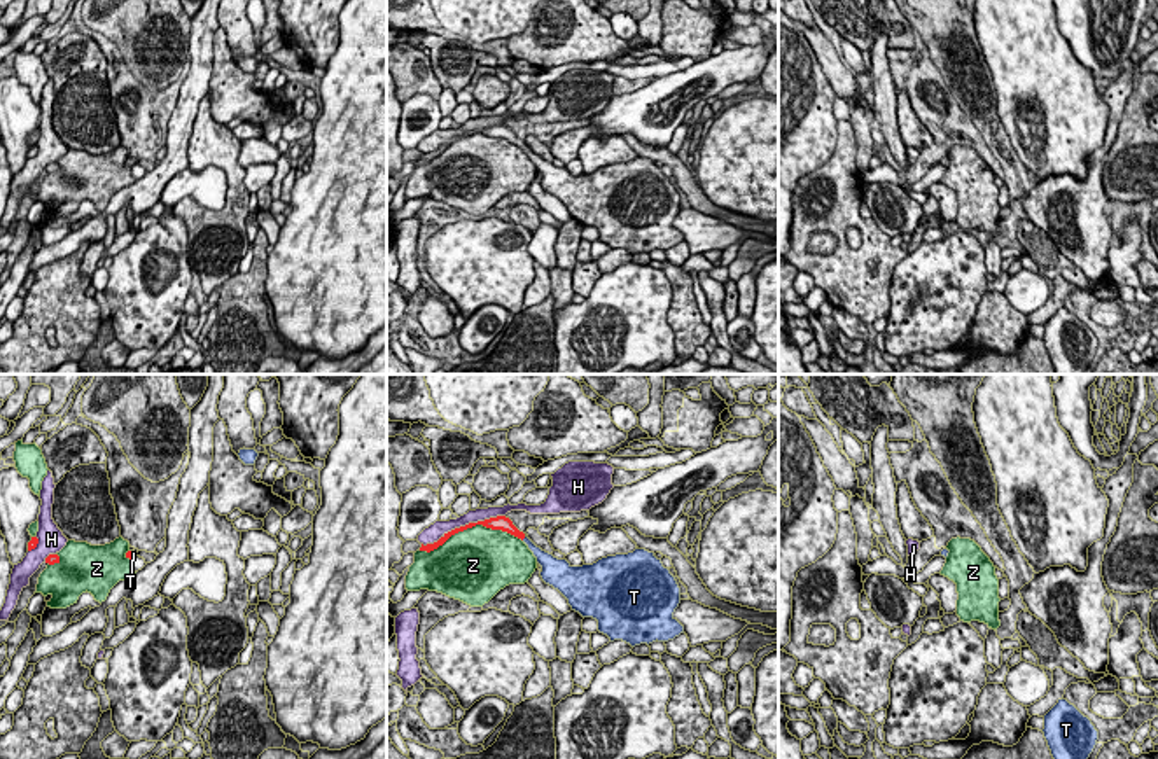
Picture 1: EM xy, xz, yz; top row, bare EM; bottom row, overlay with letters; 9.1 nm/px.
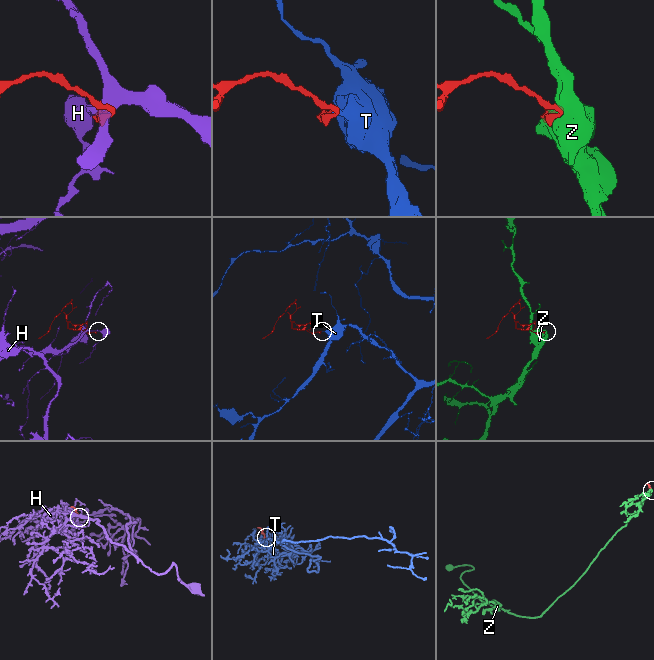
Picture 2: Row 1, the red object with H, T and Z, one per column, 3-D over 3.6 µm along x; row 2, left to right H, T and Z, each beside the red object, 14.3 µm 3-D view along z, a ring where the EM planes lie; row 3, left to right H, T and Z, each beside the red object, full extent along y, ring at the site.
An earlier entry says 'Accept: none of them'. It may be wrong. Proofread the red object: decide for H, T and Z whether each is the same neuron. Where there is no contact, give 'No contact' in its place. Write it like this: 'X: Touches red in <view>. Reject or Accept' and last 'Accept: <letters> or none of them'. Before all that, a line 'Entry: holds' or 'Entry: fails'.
Entry: fails
H: Touches red in xz. Reject
T: Touches red in xy. Accept
Z: Touches red in xz. Reject
Accept: T

